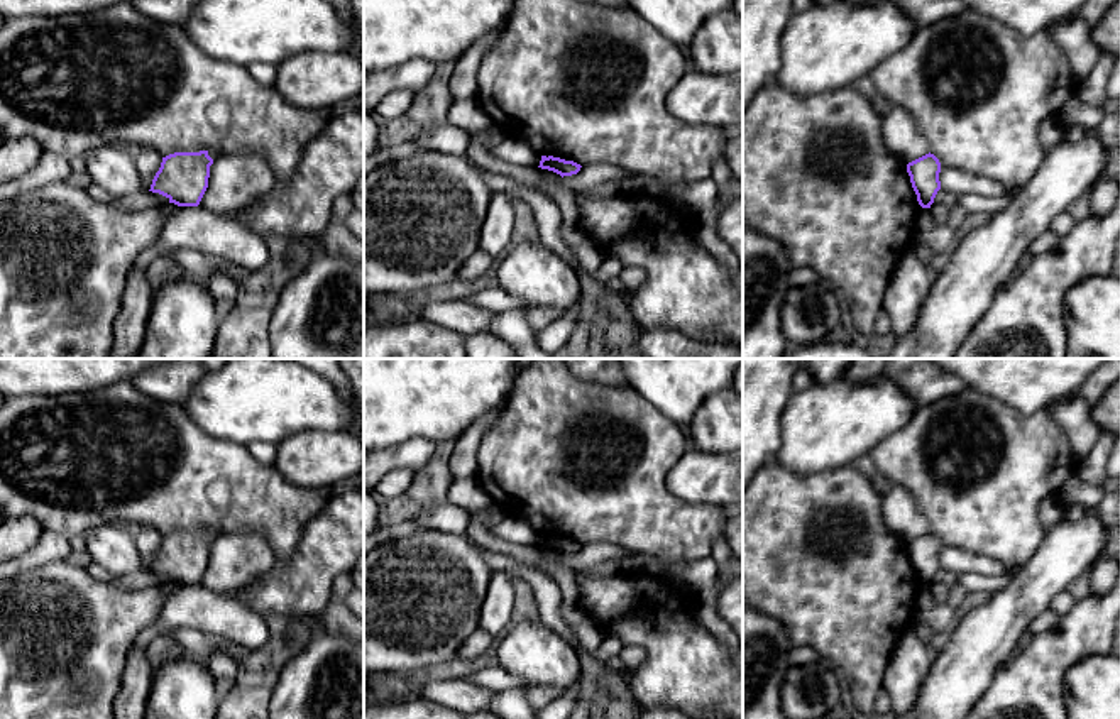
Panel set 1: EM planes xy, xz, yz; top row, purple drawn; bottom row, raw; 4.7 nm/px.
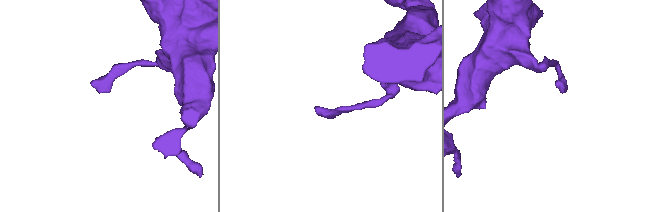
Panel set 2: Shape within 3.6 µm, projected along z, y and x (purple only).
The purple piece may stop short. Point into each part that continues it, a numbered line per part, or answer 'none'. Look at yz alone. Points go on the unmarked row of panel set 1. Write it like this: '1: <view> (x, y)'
none

